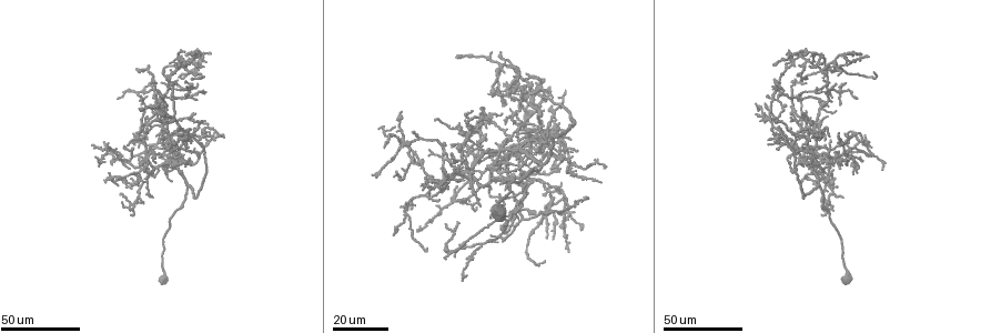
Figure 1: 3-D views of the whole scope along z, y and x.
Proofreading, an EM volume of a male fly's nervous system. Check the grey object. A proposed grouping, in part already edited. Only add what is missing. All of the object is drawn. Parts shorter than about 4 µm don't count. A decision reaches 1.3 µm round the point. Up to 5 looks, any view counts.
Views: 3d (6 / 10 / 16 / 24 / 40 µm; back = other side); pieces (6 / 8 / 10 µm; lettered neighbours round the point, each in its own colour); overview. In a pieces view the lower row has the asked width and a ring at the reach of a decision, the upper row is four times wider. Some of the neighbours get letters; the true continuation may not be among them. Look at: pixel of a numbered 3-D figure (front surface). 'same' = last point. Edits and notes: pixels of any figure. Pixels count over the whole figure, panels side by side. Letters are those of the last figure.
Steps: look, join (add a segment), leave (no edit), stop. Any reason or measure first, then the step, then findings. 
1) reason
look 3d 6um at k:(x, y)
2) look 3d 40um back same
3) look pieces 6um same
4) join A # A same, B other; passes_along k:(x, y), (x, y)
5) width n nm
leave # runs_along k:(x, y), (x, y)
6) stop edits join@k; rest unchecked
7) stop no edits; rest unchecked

end of a long branch
look 3d 40um at 1:(560, 161)

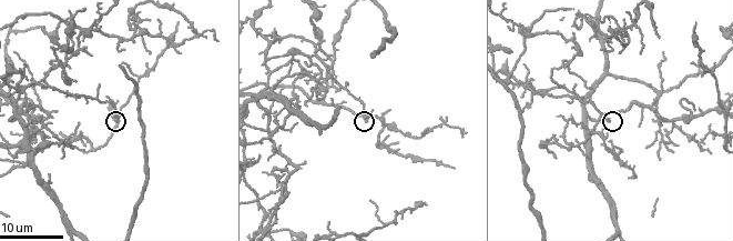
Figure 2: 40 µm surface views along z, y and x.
look pieces 10um at 2:(365, 116)

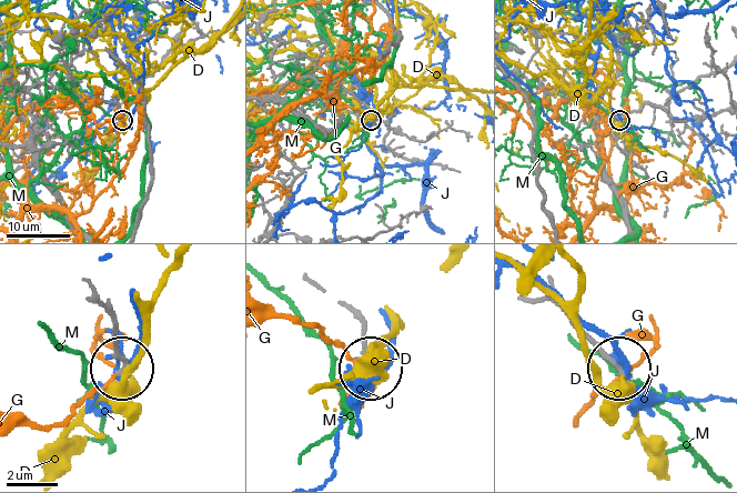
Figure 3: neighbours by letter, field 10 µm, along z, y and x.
leave # D other, G other, J other, M other; runs_along 3:(107, 312), (121, 368); no lettered segment goes on from it

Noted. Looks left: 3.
thin end
look 3d 24um at 1:(432, 194)

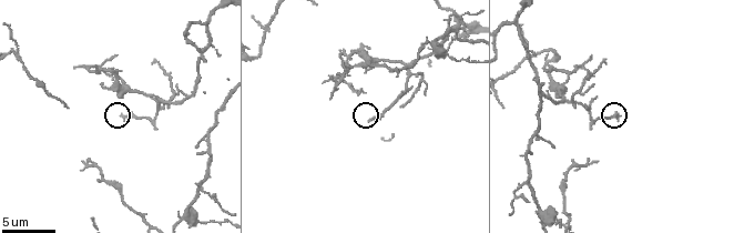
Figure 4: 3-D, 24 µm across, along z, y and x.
look pieces 6um at 4:(119, 114)

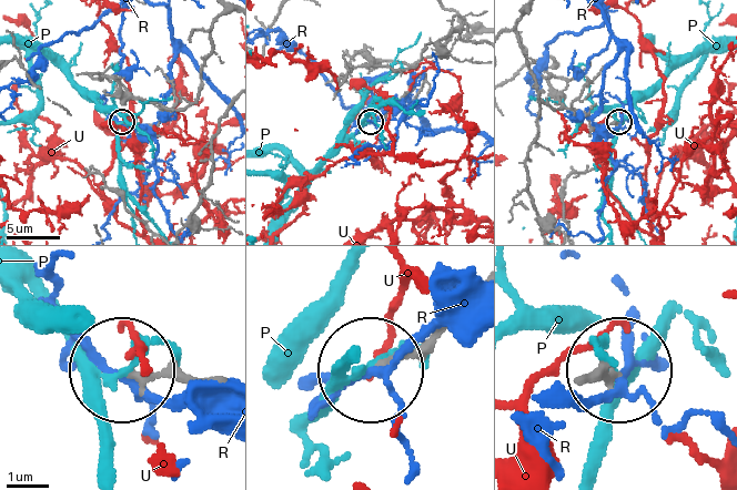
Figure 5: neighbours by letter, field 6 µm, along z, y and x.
leave # P other, R other, U other; none of them fits

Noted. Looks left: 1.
stop no edits; rest unchecked

